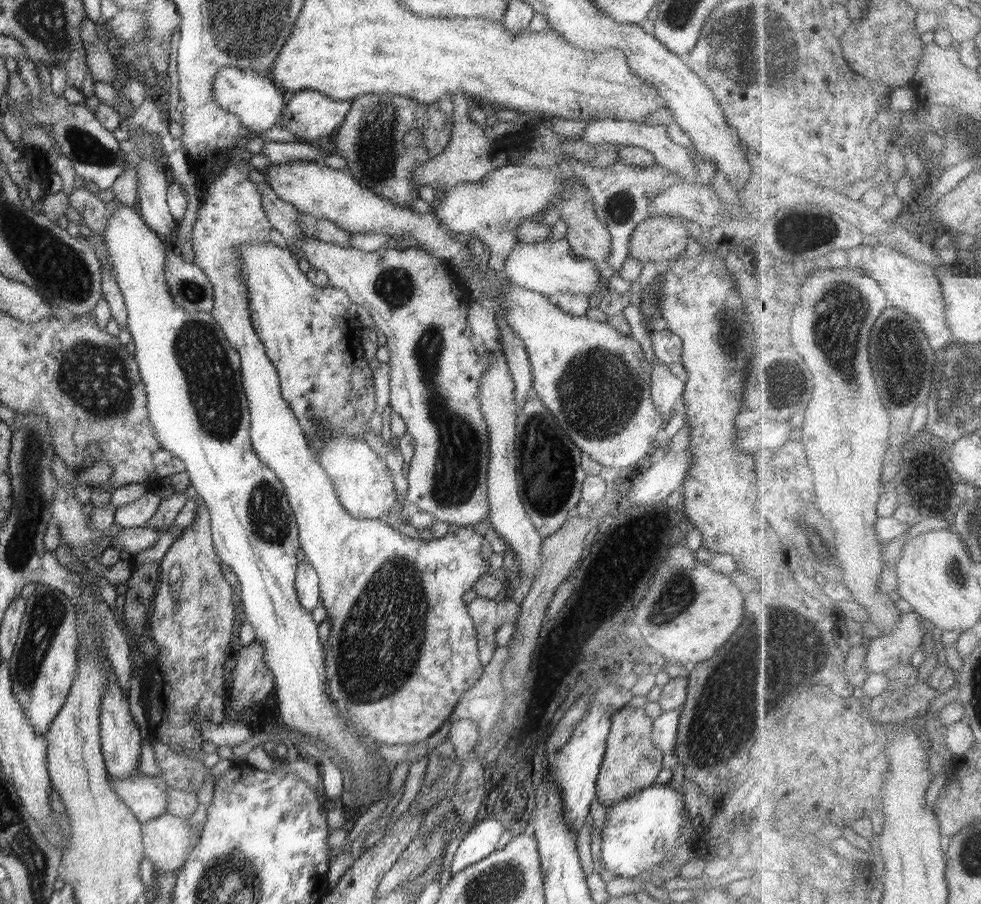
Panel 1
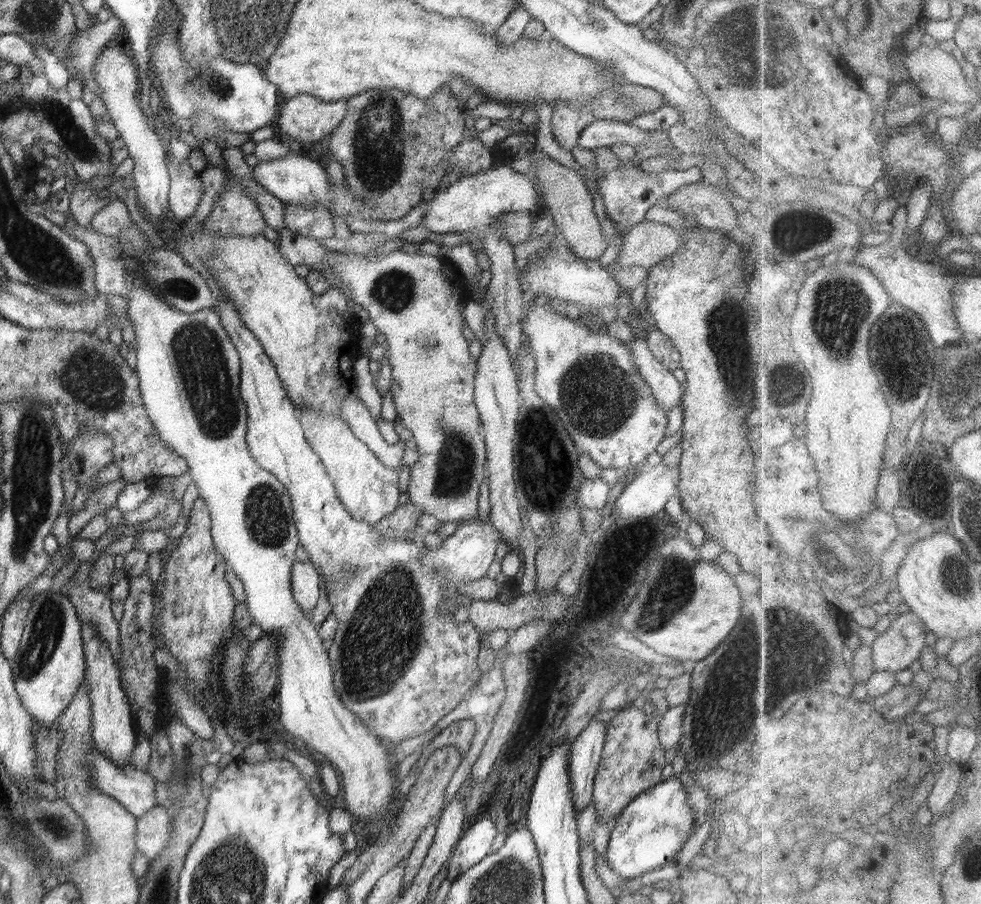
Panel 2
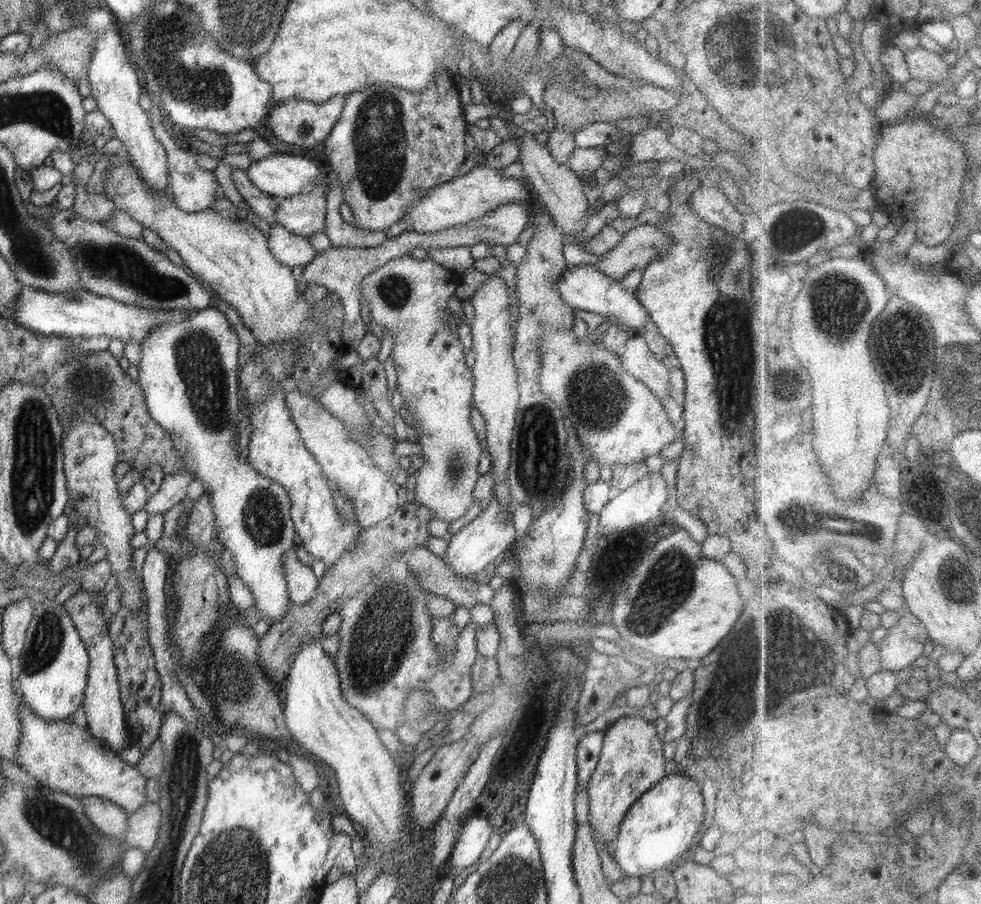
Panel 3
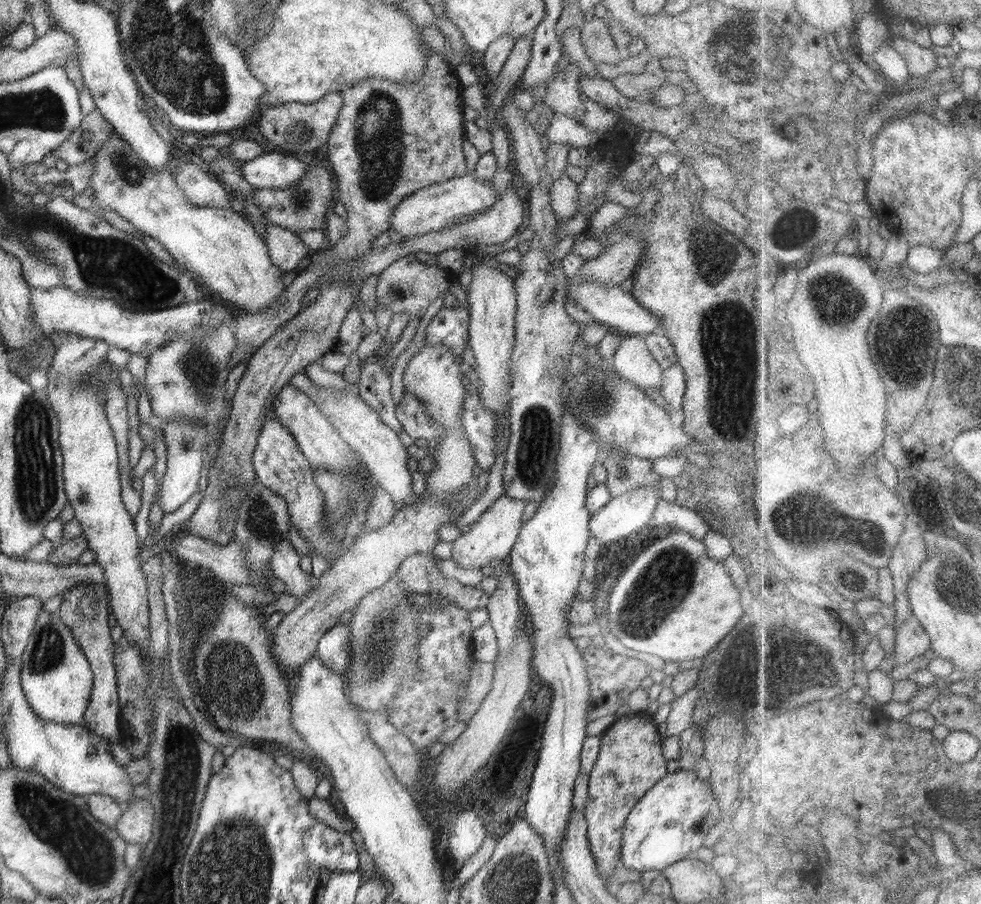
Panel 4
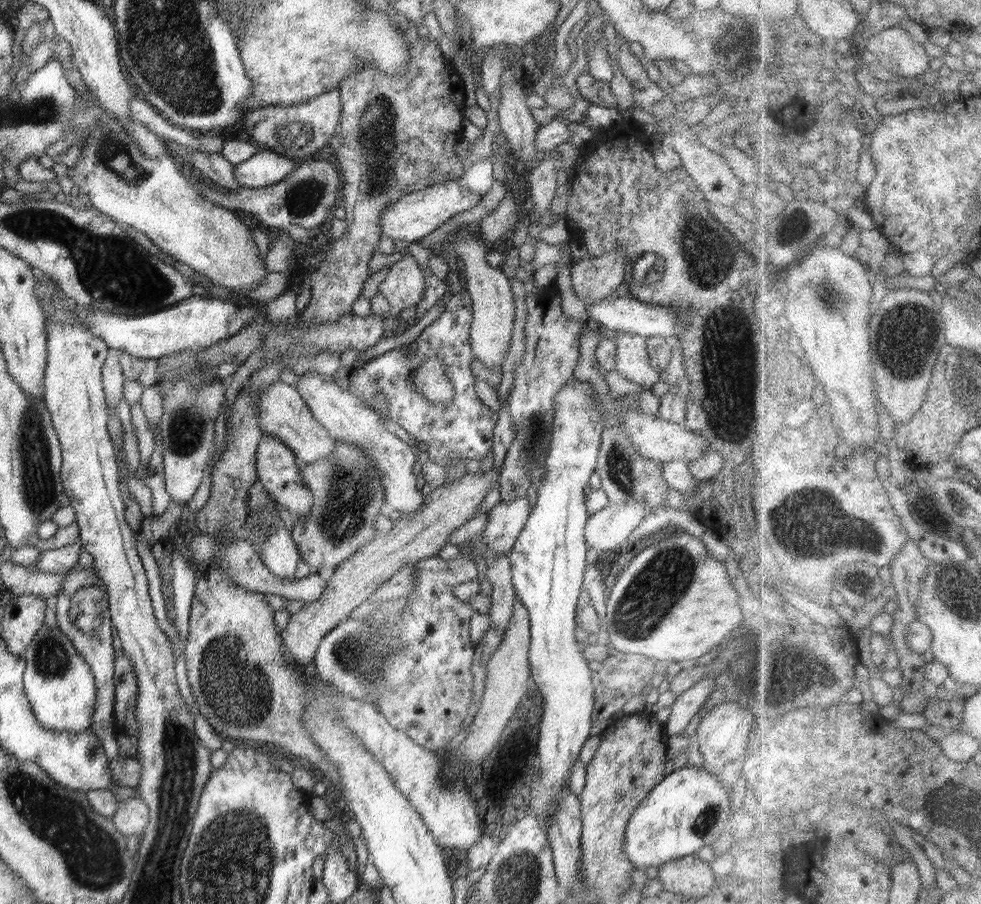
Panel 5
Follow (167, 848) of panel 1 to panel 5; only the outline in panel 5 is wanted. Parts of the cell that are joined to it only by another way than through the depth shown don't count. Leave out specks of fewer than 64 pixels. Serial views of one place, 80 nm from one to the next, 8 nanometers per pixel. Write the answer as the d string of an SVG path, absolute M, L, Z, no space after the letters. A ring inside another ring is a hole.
M128 798L118 803L118 810L110 819L113 826L128 838L138 836L144 838L146 826L150 822L150 808L141 798Z

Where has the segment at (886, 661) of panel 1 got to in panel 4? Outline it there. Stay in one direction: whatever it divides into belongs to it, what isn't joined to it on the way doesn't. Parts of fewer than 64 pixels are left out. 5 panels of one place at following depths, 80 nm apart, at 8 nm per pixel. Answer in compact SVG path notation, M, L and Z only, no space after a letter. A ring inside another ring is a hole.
M916 616L912 617L896 634L896 647L893 666L908 664L912 658L923 657L930 648L933 640L929 630Z

